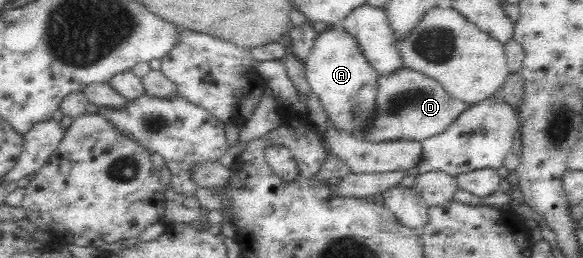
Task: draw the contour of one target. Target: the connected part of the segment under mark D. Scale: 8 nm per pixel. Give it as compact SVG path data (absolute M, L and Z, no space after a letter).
M408 67L394 69L390 75L378 77L376 91L376 118L371 129L360 139L370 142L422 140L444 132L464 111L467 104L454 99L435 79Z

